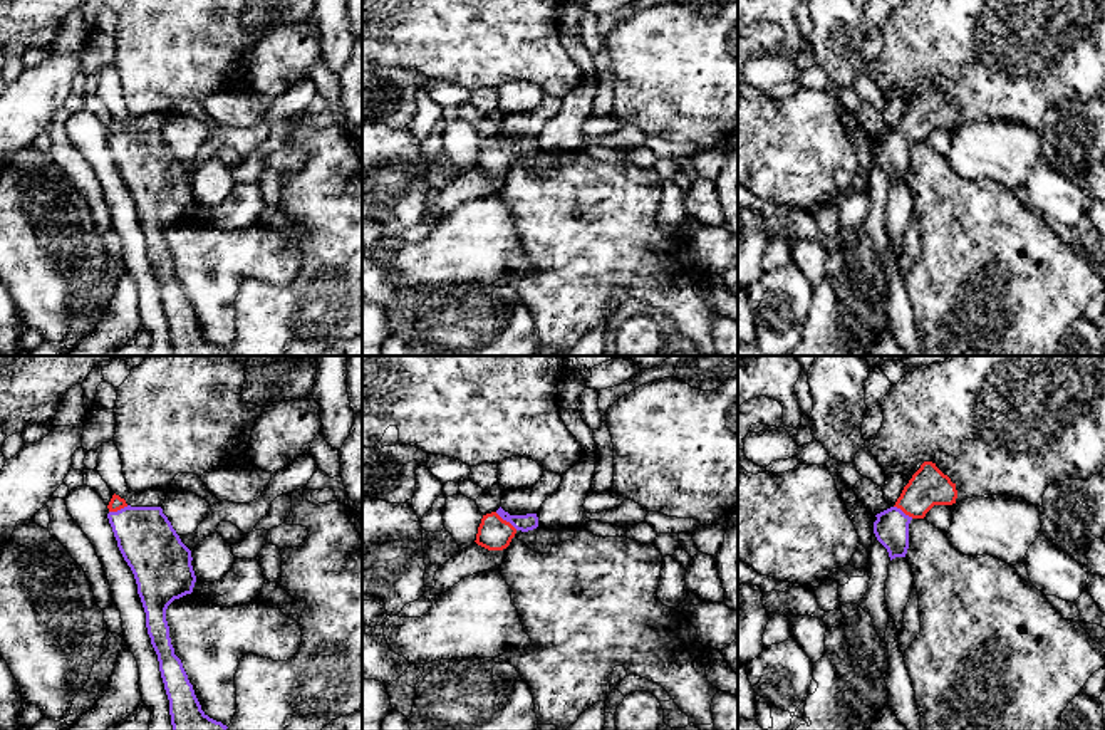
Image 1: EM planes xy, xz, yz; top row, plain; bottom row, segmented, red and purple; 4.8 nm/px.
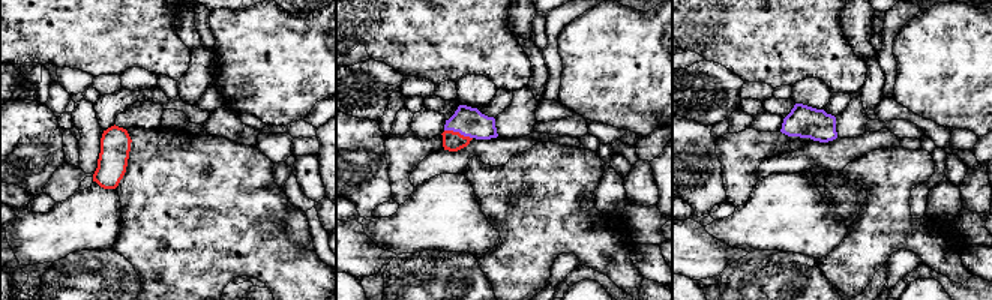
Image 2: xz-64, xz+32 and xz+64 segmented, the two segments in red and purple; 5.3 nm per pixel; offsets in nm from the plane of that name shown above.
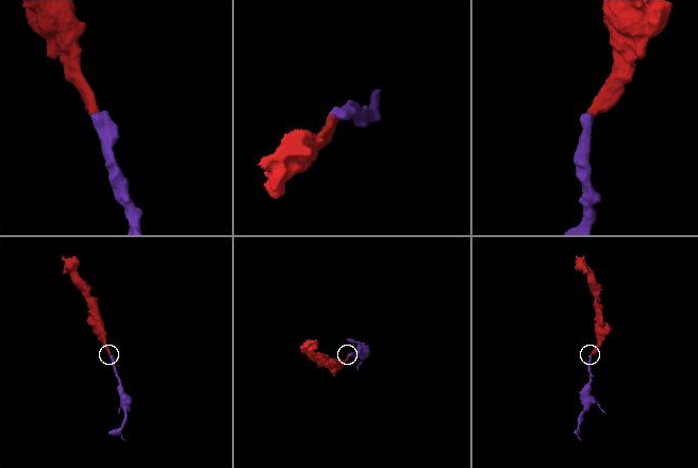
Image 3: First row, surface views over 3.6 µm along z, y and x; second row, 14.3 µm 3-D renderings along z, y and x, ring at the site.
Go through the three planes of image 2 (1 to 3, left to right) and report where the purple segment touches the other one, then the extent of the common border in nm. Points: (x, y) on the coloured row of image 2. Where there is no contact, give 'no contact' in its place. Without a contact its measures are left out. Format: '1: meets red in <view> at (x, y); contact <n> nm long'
1: no contact
2: meets red in xz+32 at (458, 132); contact 160 nm long
3: no contact

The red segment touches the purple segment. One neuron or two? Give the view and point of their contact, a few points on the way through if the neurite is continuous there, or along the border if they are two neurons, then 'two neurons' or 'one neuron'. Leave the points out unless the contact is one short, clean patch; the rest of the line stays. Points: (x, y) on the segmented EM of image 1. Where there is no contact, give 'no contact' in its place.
contact xz (505, 521); way xz (495, 534), (505, 521), (527, 522); one neuron

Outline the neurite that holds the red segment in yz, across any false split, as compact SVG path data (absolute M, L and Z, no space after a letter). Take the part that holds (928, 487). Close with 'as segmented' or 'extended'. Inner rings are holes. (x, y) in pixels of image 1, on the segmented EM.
M924 461L904 487L895 505L875 515L874 534L887 549L890 561L905 557L912 519L924 519L934 505L952 505L956 498L956 483L936 463Z | extended

